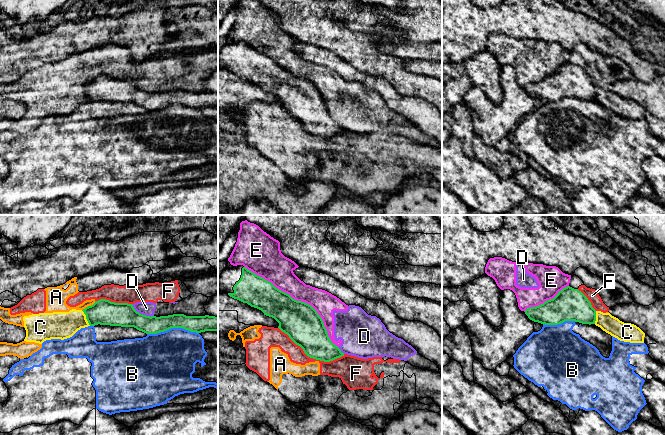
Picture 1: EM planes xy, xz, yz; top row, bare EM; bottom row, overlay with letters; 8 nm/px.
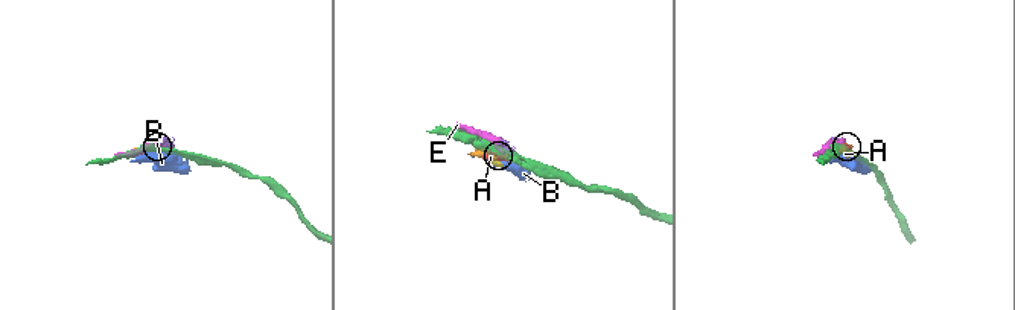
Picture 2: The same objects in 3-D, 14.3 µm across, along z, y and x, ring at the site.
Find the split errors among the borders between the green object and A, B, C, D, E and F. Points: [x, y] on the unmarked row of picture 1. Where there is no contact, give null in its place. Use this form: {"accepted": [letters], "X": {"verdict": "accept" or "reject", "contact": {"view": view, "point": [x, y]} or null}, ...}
{"accepted": [], "A": {"verdict": "reject", "contact": {"view": "xy", "point": [88, 82]}}, "B": {"verdict": "reject", "contact": {"view": "xy", "point": [172, 103]}}, "C": {"verdict": "reject", "contact": {"view": "xy", "point": [86, 94]}}, "D": {"verdict": "reject", "contact": {"view": "xy", "point": [142, 90]}}, "E": {"verdict": "reject", "contact": {"view": "xz", "point": [299, 77]}}, "F": {"verdict": "reject", "contact": {"view": "xz", "point": [311, 133]}}}

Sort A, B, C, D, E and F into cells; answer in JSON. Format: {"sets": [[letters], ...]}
{"sets": [["A", "C", "F"], ["B"], ["D", "E"]]}

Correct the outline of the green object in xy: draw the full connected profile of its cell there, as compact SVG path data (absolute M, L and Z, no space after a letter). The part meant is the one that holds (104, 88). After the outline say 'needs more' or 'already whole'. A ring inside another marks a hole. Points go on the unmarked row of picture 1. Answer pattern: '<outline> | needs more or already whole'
M106 75L95 77L82 86L90 102L110 101L134 103L146 110L157 110L171 104L183 104L190 108L218 107L218 93L186 92L173 90L168 92L146 92L137 88L132 80L115 79Z | already whole

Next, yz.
M563 64L550 76L525 86L528 94L545 101L558 101L565 97L595 100L596 86L588 74L578 65Z | already whole

